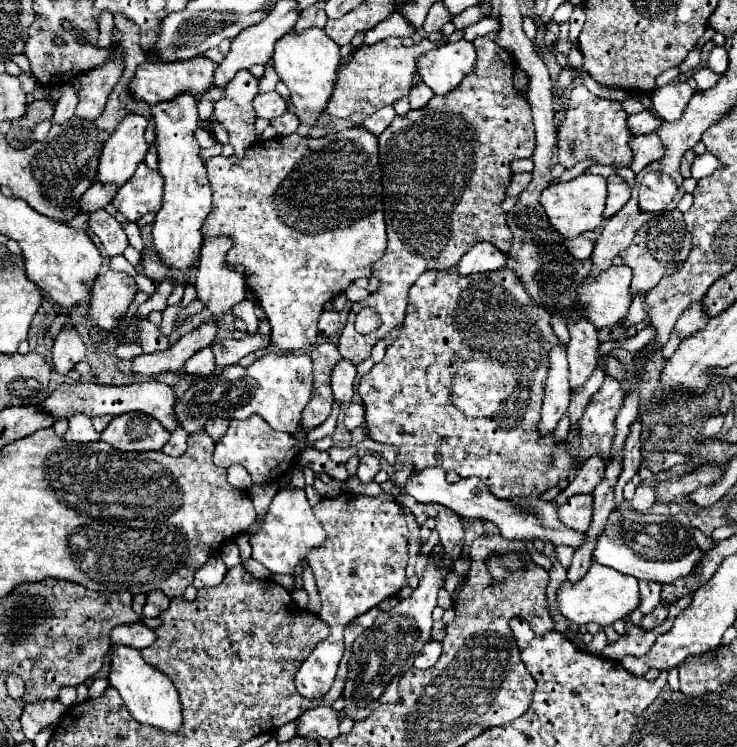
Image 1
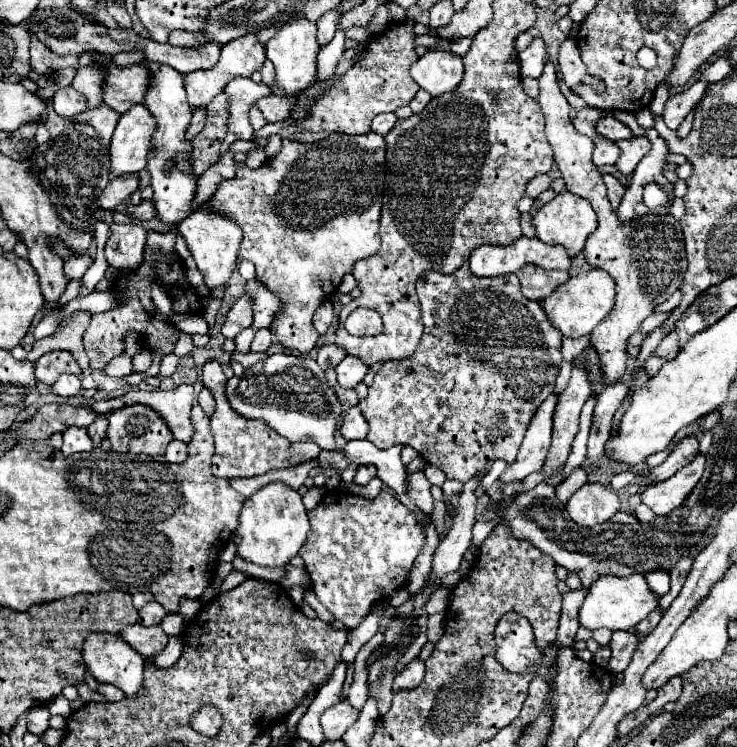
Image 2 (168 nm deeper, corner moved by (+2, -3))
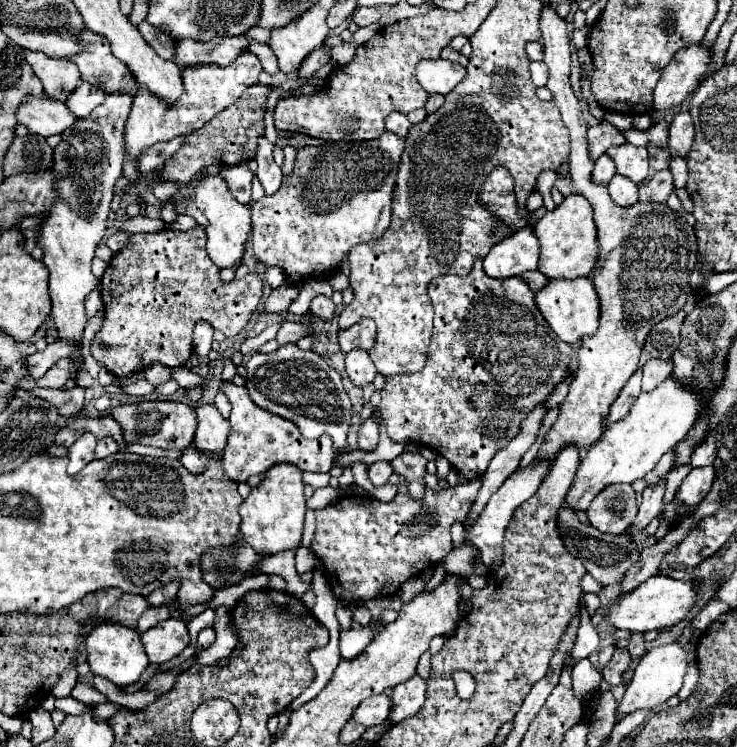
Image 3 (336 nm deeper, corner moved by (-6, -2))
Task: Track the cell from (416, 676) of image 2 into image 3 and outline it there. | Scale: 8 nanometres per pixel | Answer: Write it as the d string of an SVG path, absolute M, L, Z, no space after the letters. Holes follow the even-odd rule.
M414 675L412 679L396 685L392 689L394 709L390 713L390 721L400 723L410 715L416 715L422 709L424 699L426 699L426 681L422 677Z

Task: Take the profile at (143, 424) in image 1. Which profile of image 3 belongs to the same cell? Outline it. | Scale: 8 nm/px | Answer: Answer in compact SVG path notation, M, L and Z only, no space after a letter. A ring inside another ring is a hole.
M142 401L136 405L120 405L112 411L112 417L120 423L124 439L128 443L142 443L162 449L184 449L192 445L194 431L198 425L194 409L186 403L176 401Z

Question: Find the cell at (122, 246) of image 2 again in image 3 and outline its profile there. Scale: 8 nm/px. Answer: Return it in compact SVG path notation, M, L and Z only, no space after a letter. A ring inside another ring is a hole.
M116 231L110 239L108 239L108 247L110 247L110 251L112 253L118 253L126 243L128 243L128 237L130 237L130 233L122 233L122 231Z

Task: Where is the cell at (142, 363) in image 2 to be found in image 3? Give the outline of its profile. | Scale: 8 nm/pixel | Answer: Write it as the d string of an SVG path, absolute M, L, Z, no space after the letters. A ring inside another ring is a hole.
M154 363L150 367L144 369L144 379L150 383L150 385L160 385L160 383L166 383L170 379L170 369L160 365L160 363Z

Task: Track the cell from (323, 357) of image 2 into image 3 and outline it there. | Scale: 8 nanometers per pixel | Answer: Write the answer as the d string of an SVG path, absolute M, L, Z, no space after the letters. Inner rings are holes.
M362 319L348 329L340 329L338 341L340 341L340 349L344 353L348 353L356 347L372 349L376 343L376 323L372 319Z

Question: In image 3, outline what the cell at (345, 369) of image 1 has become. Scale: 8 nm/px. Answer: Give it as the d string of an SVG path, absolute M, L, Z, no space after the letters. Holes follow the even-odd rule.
M352 349L348 355L346 355L346 373L348 377L352 379L354 385L358 387L366 387L374 381L376 377L376 367L368 355L368 351L364 349Z

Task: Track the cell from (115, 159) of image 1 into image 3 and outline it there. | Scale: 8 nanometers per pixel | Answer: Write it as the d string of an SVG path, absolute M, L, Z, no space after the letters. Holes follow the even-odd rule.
M250 51L240 55L234 63L228 67L216 67L208 65L206 67L186 67L182 69L182 83L184 83L184 93L182 97L168 107L160 97L152 95L146 87L138 87L134 95L134 103L126 121L126 151L128 155L136 161L140 153L148 147L152 147L158 141L168 141L172 137L188 135L200 127L204 127L216 113L226 109L228 105L236 103L240 95L258 81L258 75L262 71L262 65L258 57Z

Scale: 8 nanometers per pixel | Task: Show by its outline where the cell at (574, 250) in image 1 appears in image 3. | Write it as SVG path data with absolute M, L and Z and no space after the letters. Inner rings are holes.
M530 227L514 233L512 237L496 243L484 257L484 271L488 277L506 279L522 275L524 271L538 267L540 245Z

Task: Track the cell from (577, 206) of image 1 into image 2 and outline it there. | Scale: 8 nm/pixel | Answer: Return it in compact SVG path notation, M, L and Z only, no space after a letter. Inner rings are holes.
M568 190L560 192L554 200L546 202L538 214L534 216L534 224L536 224L536 234L542 242L546 244L560 244L568 250L570 256L576 256L582 248L584 248L584 242L586 238L596 230L596 214L590 206L588 200L584 200L582 196L576 196Z

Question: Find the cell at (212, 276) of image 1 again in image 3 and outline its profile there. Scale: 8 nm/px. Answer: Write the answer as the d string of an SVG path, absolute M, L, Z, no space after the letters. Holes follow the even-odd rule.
M156 175L150 181L150 189L154 193L156 199L160 199L162 203L174 199L174 209L178 209L178 213L186 213L190 217L196 219L198 225L206 227L208 233L208 255L210 259L220 267L232 267L238 265L244 253L244 241L248 239L250 233L250 211L246 205L238 203L234 199L234 195L230 193L226 181L220 175L198 175L196 179L192 179L192 183L176 183L176 181L164 181L160 179L160 175Z

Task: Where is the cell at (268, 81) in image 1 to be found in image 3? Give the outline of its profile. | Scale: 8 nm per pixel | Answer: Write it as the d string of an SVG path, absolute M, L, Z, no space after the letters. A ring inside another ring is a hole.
M266 137L258 139L258 153L256 153L258 171L256 171L256 177L260 179L266 195L274 195L282 183L282 171L272 159L272 149L274 149L274 145Z

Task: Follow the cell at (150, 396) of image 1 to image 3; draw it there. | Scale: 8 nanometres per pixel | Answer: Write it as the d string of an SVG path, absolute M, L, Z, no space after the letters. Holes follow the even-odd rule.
M198 405L194 411L198 417L194 445L202 451L222 453L230 435L228 419L224 419L214 405Z

